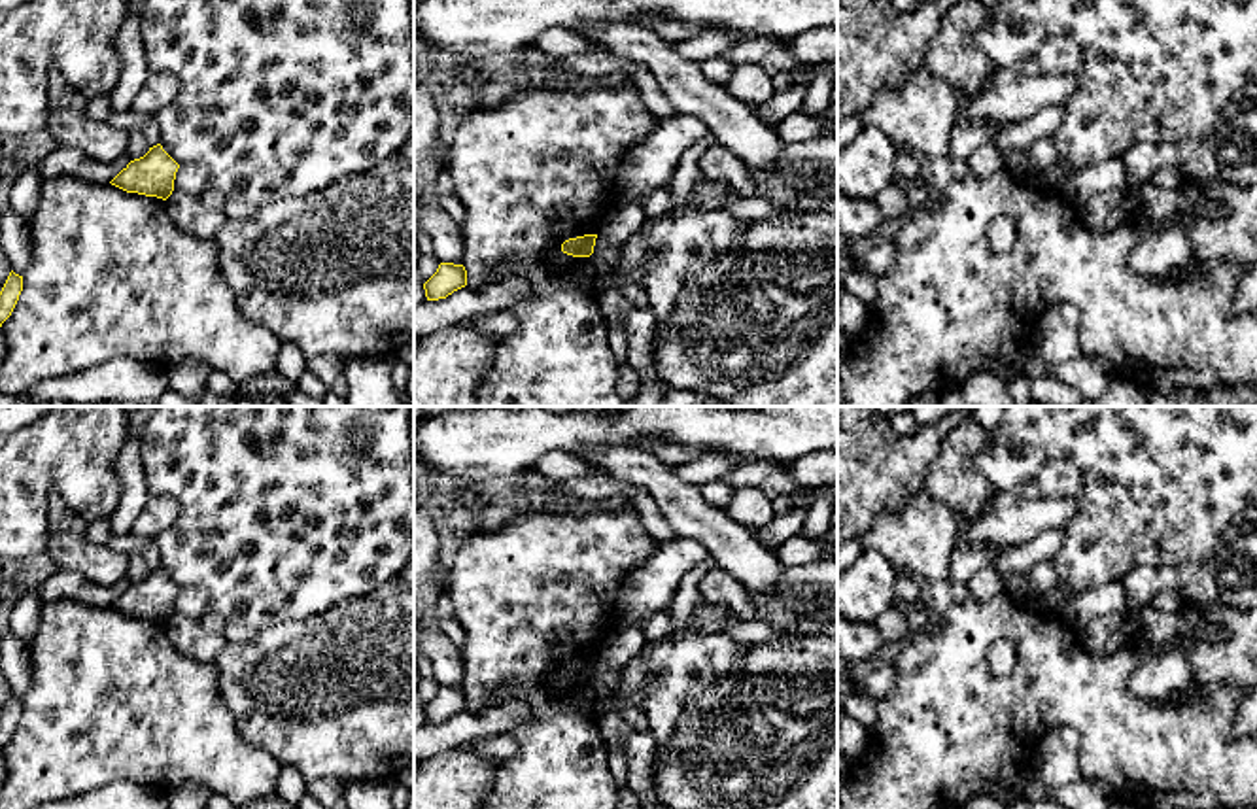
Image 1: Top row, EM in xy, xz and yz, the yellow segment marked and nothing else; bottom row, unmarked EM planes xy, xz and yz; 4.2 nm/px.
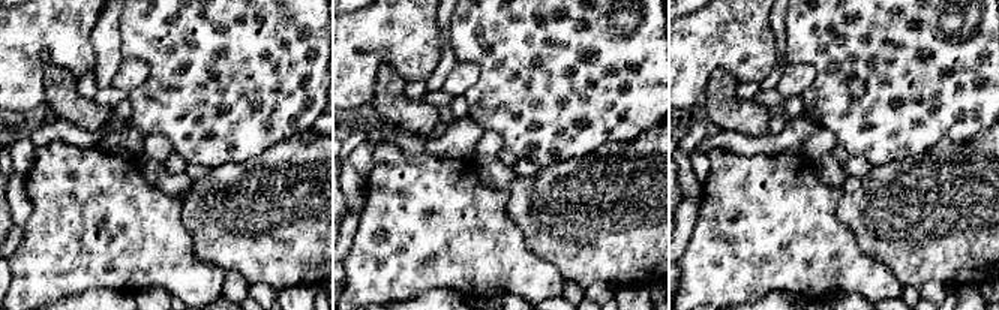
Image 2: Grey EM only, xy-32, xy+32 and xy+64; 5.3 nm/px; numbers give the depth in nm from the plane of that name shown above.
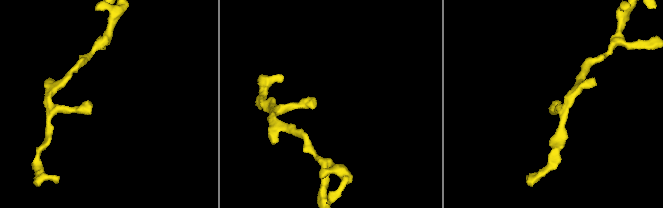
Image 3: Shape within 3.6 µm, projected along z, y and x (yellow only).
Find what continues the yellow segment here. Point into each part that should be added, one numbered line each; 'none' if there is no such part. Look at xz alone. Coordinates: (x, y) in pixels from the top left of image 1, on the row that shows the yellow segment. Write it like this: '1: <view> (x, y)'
none

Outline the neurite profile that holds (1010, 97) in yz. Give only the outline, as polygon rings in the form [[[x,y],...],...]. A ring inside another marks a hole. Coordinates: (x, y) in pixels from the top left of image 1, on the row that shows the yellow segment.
[[[996,68],[979,95],[960,98],[956,119],[960,125],[987,119],[1015,123],[1045,106],[1064,106],[1076,91],[1077,81],[1070,76],[1021,76]]]

